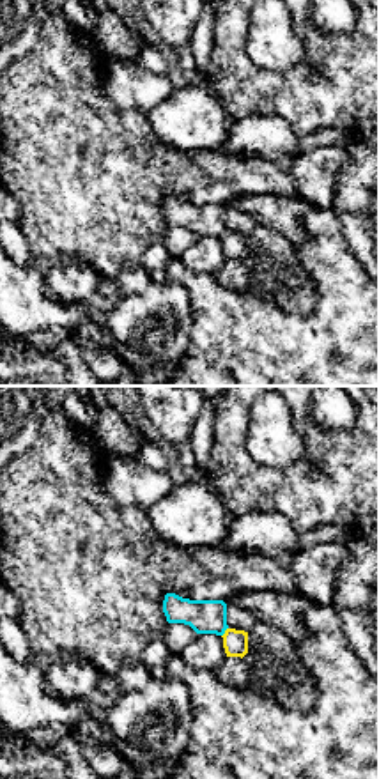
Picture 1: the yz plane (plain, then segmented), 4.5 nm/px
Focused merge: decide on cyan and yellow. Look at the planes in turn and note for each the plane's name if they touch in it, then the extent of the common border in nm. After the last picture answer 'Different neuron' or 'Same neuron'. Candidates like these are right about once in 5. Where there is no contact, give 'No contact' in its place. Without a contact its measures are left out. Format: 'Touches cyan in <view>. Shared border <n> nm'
Touches cyan in yz. Shared border 50 nm

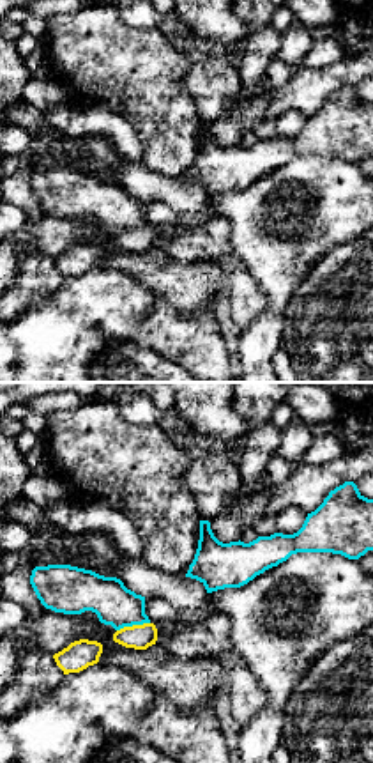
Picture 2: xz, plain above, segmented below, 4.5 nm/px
Touches cyan in xz. Shared border 160 nm

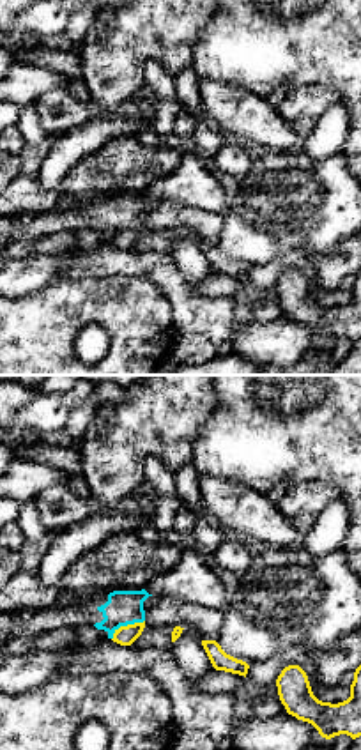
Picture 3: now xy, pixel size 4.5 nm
Touches cyan in xy. Shared border 180 nm

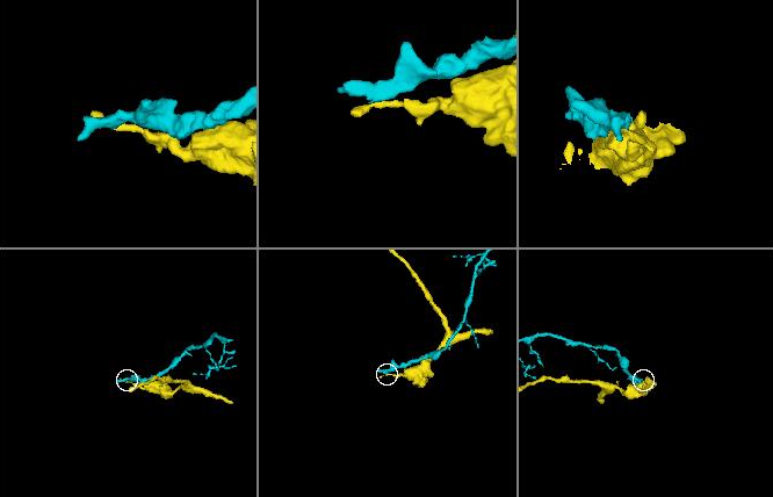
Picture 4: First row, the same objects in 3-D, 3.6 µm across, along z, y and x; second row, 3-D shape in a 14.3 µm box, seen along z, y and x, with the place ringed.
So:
Different neuron

